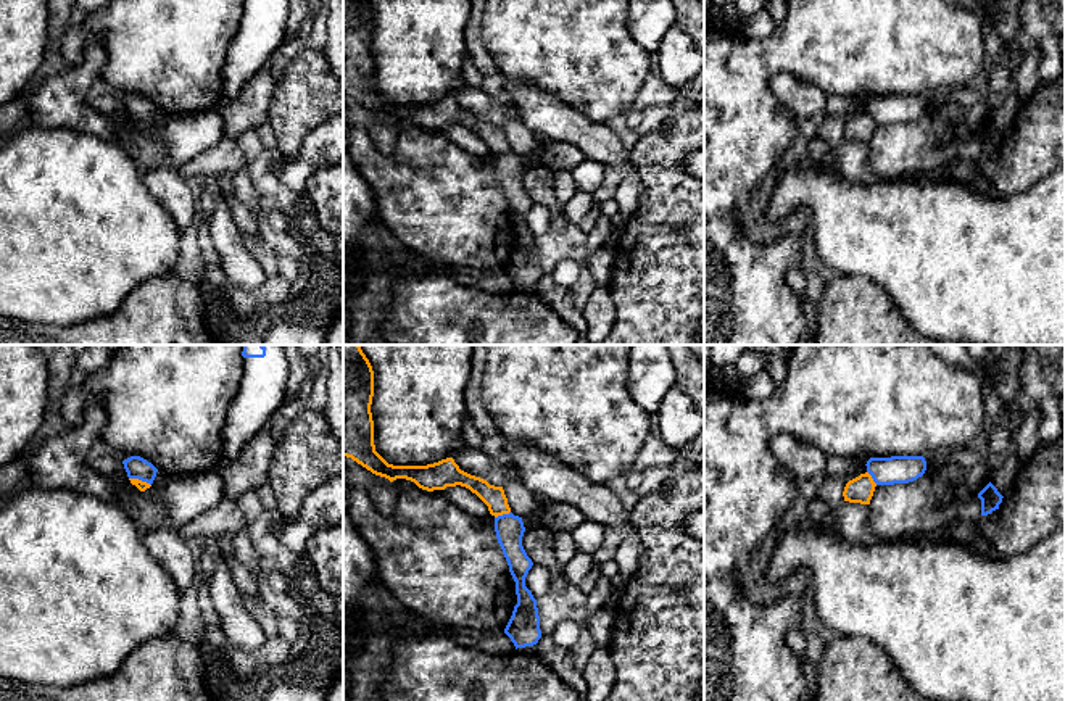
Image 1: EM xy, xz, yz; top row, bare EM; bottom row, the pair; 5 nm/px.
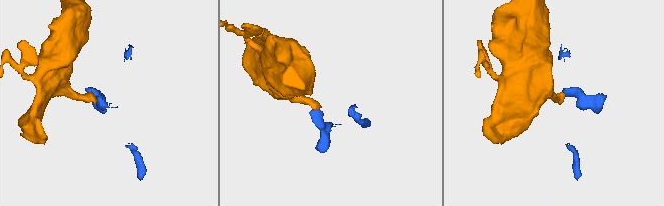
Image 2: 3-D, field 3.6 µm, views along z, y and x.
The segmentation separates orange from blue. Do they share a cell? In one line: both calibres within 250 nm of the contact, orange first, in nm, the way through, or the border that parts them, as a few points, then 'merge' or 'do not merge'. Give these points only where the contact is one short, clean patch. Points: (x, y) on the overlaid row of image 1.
calibres 50 and 110 nm; border xy (129, 477), (137, 477), (150, 485); do not merge

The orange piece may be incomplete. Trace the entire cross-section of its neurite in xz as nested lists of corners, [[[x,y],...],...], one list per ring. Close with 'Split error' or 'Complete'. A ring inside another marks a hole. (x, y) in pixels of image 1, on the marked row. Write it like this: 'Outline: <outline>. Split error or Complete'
Outline: [[[343,345],[343,456],[390,482],[406,479],[427,492],[466,487],[488,506],[491,516],[511,512],[503,487],[461,471],[453,458],[427,466],[388,464],[374,445],[372,396],[374,371],[369,359],[359,345]]]. Complete

